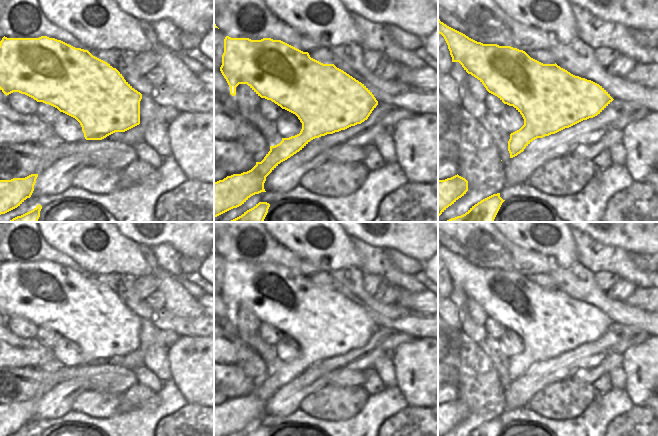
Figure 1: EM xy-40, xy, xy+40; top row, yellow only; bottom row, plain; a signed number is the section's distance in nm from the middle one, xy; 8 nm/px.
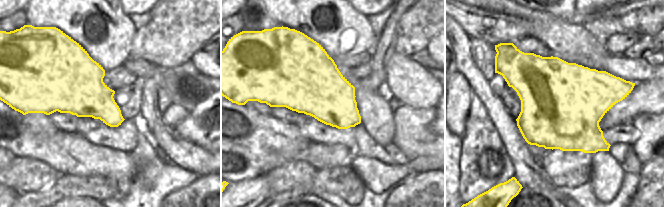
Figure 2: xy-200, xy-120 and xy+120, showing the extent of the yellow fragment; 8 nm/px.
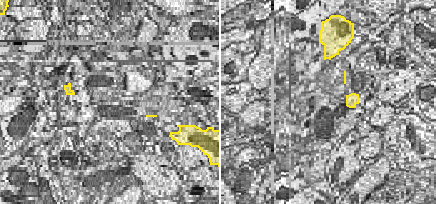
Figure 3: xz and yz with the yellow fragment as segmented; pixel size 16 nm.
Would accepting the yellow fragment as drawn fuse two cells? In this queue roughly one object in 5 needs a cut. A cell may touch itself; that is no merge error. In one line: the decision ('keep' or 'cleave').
keep

